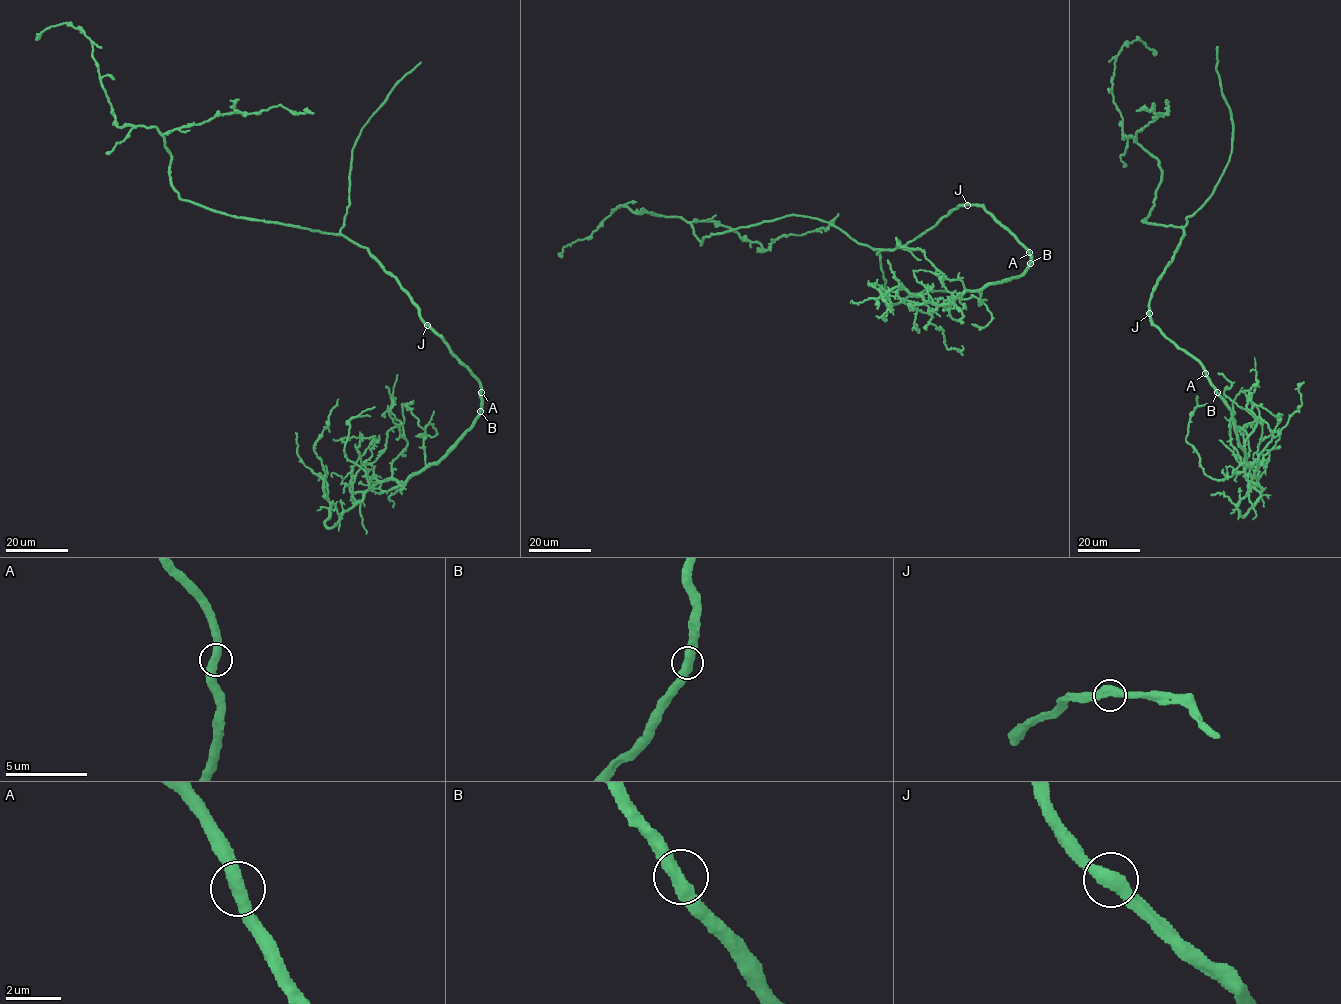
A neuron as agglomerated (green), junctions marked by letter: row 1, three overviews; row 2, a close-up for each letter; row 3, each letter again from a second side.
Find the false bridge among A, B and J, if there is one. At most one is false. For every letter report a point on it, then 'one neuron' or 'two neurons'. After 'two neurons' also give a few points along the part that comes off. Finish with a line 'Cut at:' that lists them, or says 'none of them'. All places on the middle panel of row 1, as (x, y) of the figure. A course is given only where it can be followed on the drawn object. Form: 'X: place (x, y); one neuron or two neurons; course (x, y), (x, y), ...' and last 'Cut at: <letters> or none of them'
A: place (1029, 252); one neuron
B: place (1030, 263); one neuron
J: place (967, 205); one neuron
Cut at: none of them

